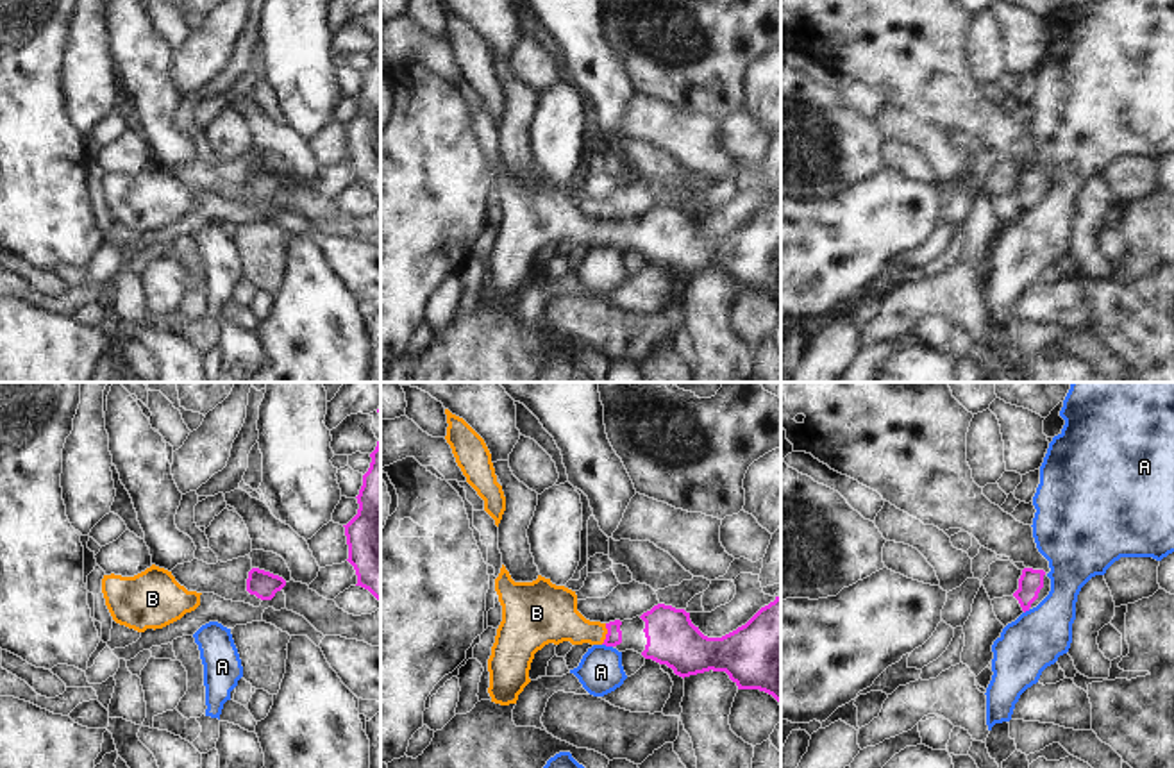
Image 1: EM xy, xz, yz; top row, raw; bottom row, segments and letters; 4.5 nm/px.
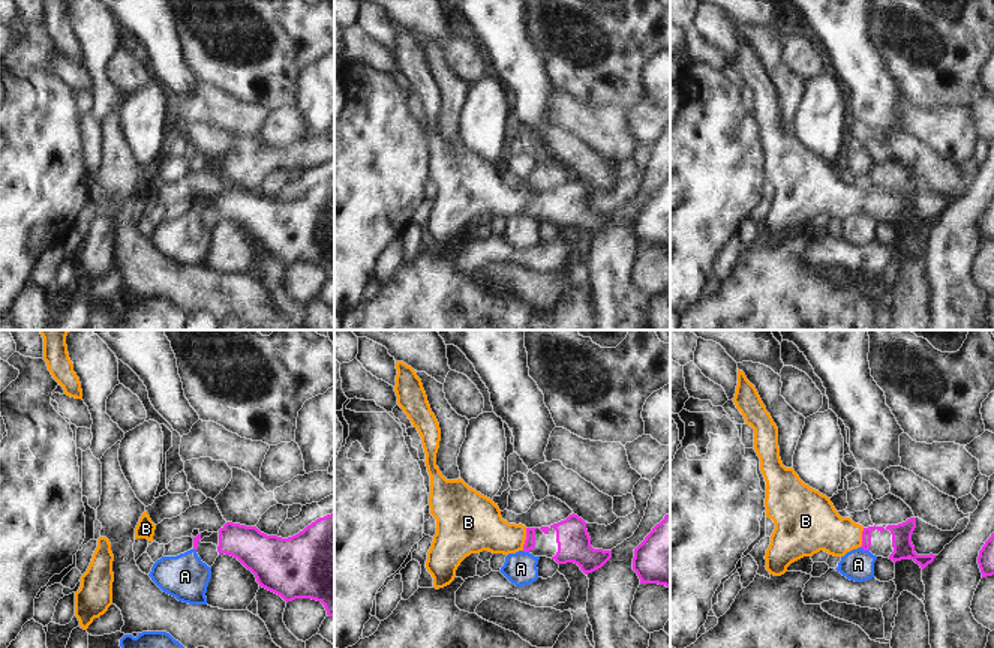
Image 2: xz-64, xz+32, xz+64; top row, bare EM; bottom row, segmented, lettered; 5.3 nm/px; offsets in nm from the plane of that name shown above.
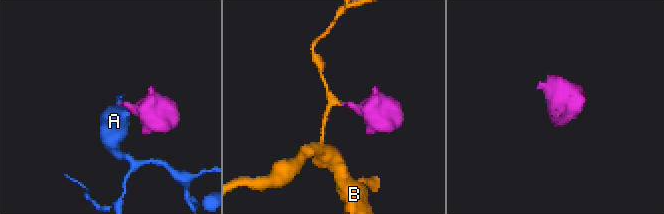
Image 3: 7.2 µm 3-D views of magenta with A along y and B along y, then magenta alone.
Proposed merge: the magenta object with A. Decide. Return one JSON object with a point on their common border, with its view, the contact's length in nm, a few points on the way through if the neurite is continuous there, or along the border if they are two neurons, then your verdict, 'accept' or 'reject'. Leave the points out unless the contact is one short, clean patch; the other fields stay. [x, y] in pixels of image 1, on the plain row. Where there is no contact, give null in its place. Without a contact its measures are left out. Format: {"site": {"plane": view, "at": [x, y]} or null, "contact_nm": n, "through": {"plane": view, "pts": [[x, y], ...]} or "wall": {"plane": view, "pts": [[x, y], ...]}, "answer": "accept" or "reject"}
{"site": {"plane": "xz", "at": [608, 245]}, "contact_nm": 50, "wall": {"plane": "xz", "pts": [[603, 243], [612, 247]]}, "answer": "reject"}

